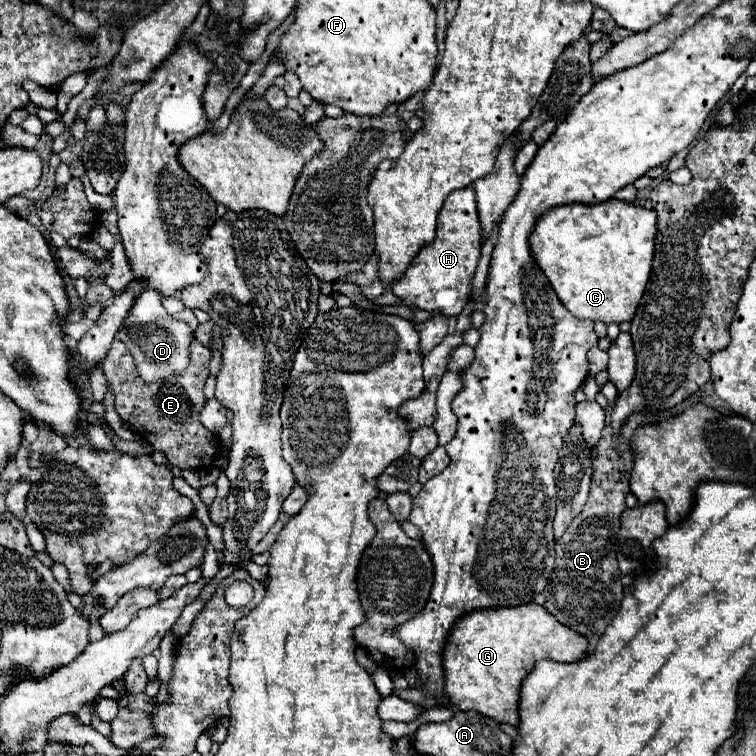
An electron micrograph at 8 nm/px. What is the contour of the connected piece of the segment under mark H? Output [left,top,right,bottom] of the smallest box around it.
[392,188,480,316]

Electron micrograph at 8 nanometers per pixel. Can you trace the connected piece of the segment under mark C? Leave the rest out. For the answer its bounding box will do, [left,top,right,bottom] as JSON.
[530,198,654,324]

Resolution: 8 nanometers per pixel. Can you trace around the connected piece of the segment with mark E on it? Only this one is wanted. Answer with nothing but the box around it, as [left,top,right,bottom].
[104,340,218,470]

